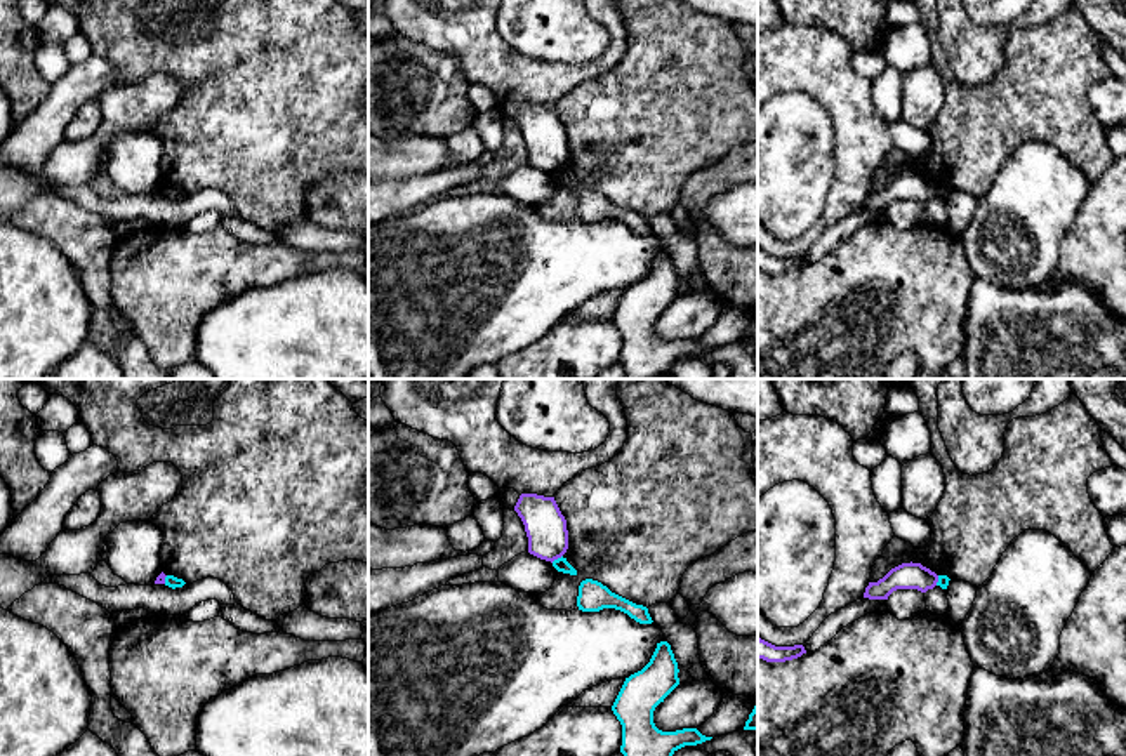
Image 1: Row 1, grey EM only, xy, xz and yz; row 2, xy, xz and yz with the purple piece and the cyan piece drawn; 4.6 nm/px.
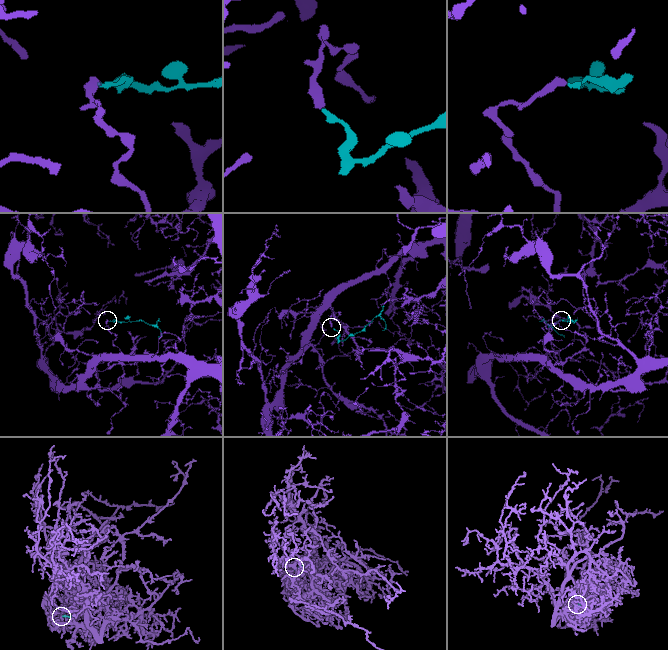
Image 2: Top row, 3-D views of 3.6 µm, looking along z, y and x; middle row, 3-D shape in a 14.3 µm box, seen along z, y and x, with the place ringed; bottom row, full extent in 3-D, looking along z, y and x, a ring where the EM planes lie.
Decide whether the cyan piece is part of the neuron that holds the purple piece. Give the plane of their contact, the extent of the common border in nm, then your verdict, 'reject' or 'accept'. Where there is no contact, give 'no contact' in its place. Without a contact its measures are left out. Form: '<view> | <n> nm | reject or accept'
xz | 70 nm | reject

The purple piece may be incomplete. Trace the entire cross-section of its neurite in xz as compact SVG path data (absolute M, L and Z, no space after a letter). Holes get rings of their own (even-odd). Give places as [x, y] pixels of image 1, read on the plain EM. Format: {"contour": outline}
{"contour": "M521 104L514 122L525 136L530 165L553 174L566 163L566 130L554 108Z"}

